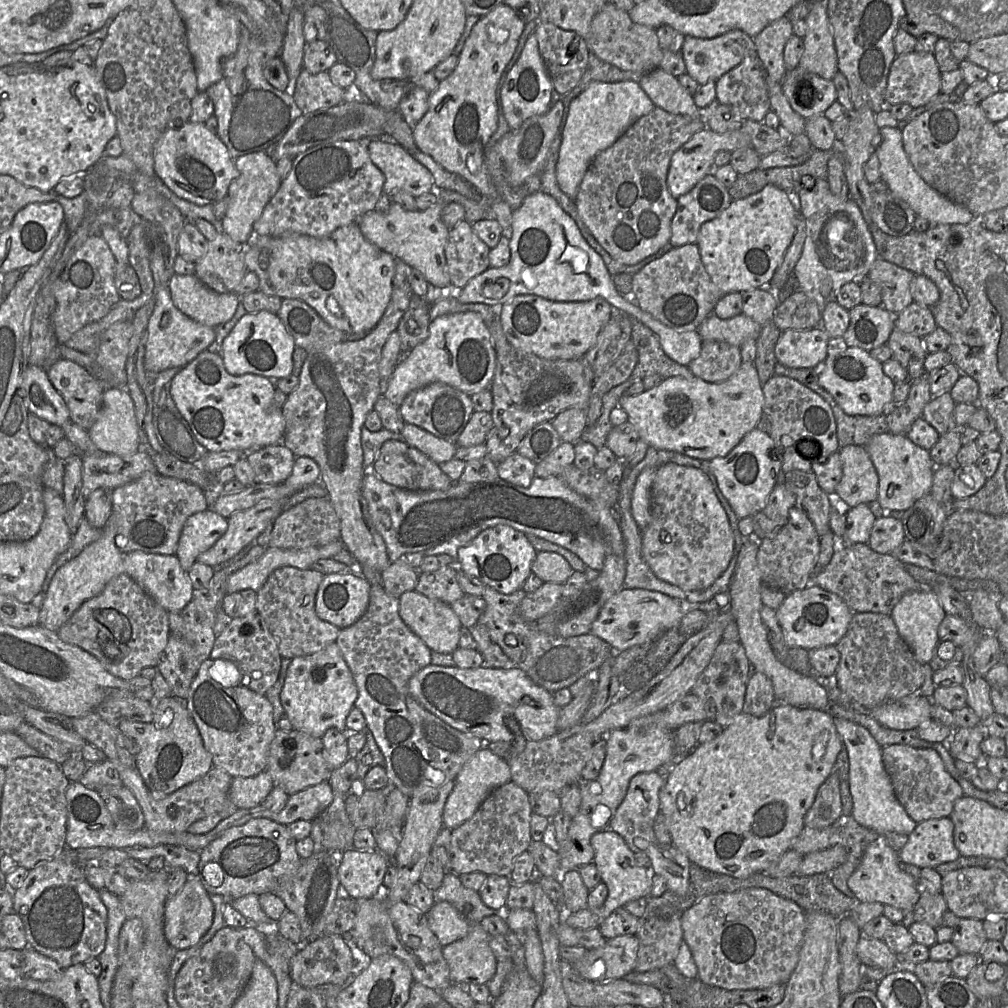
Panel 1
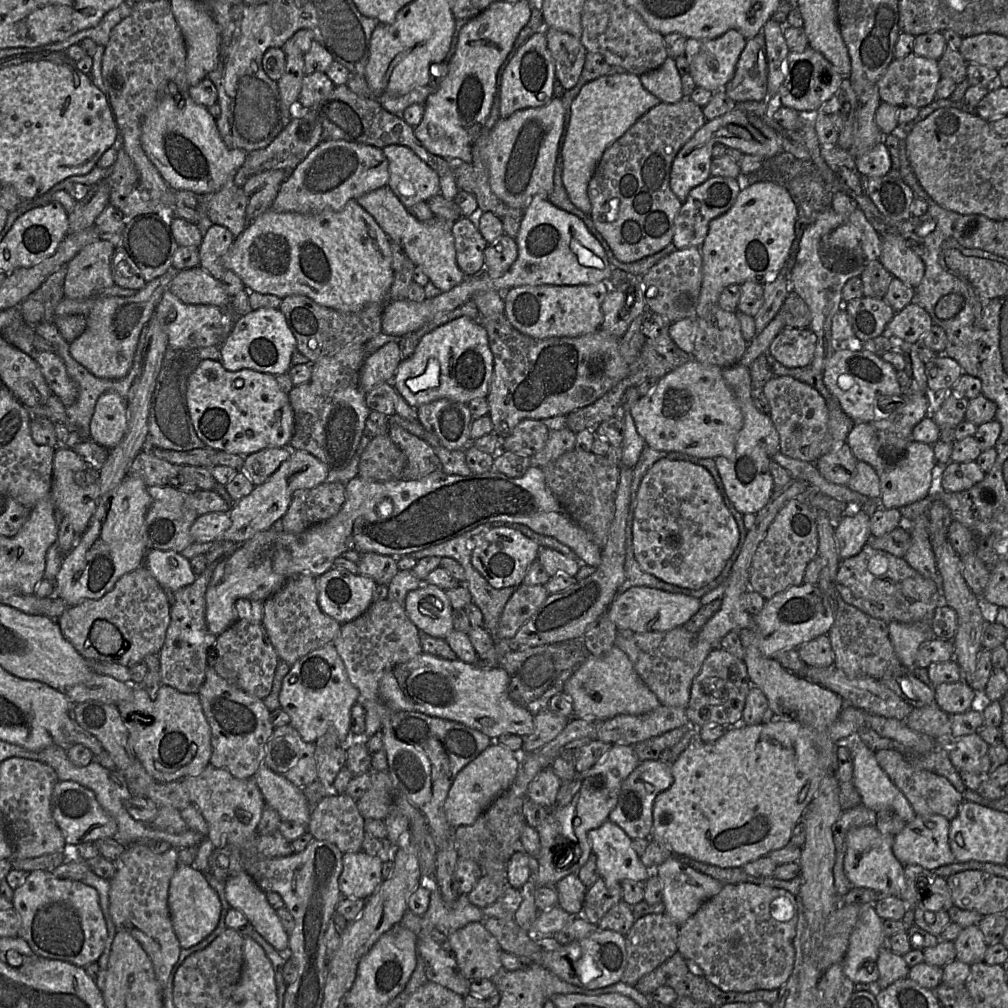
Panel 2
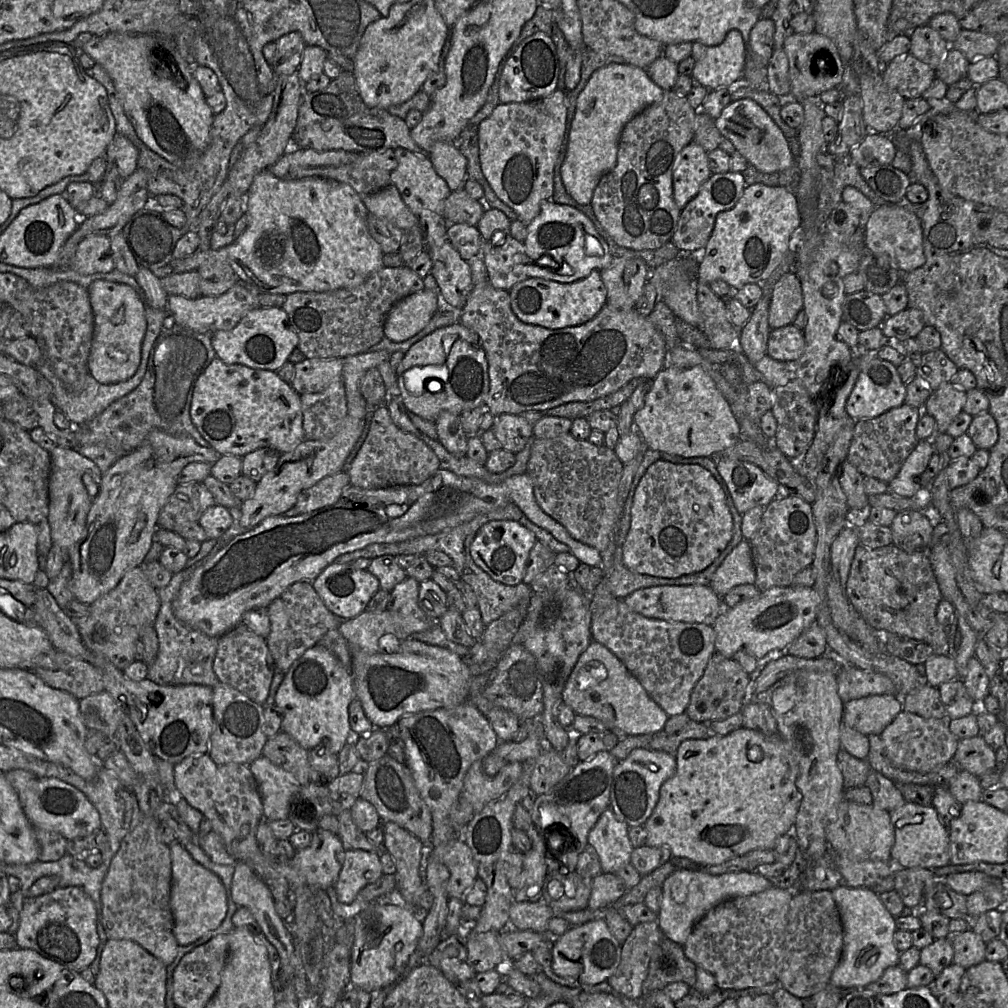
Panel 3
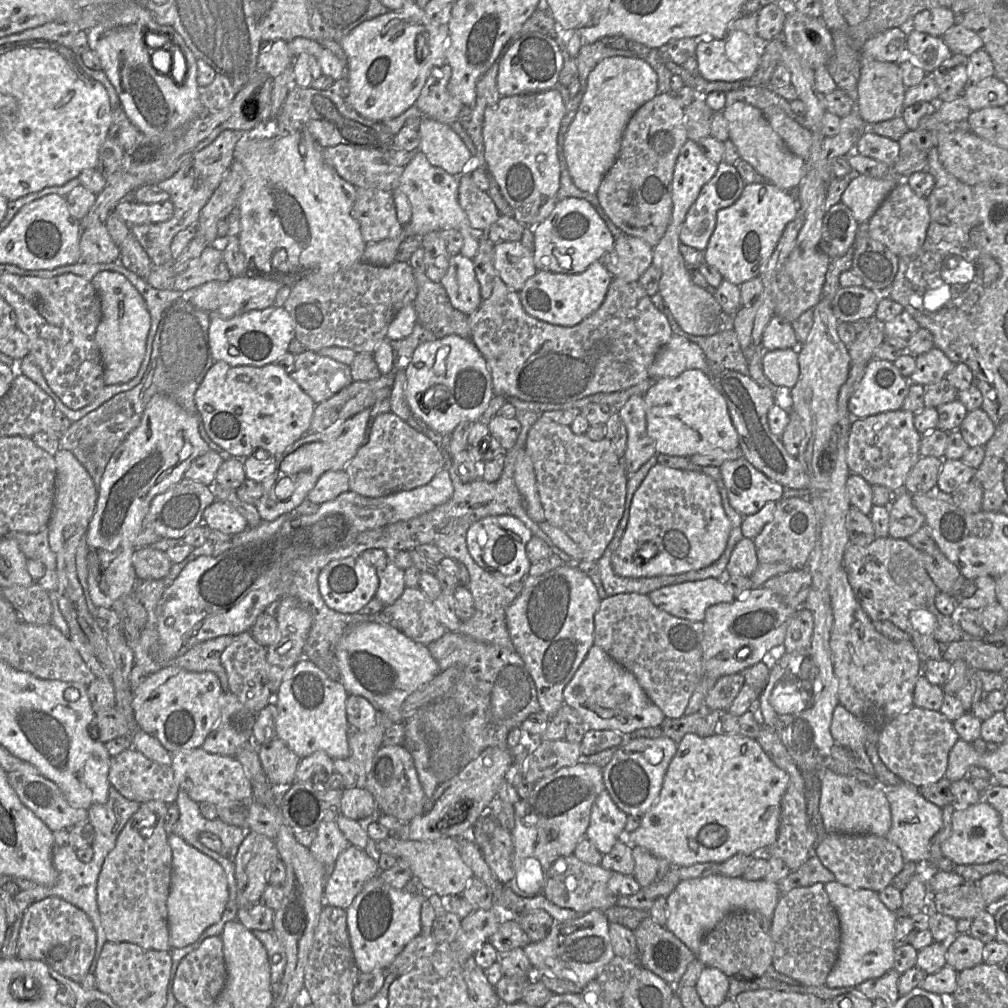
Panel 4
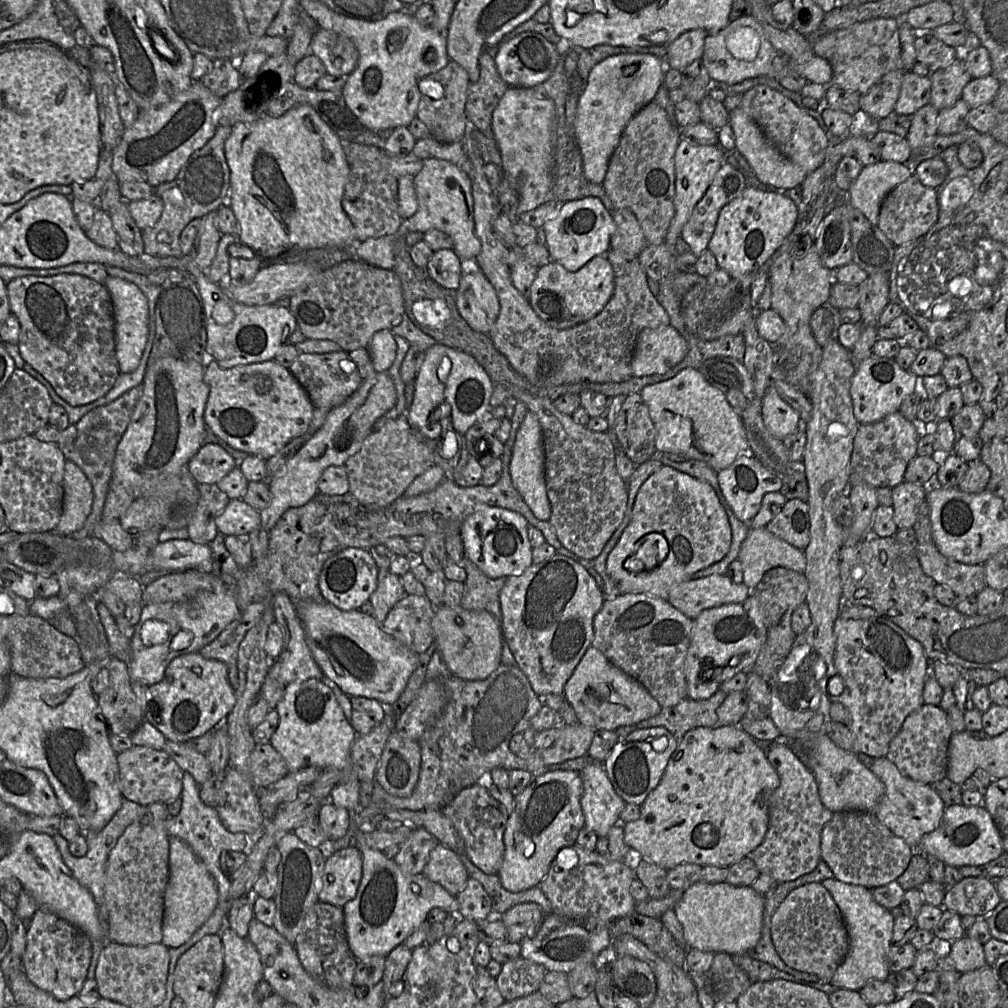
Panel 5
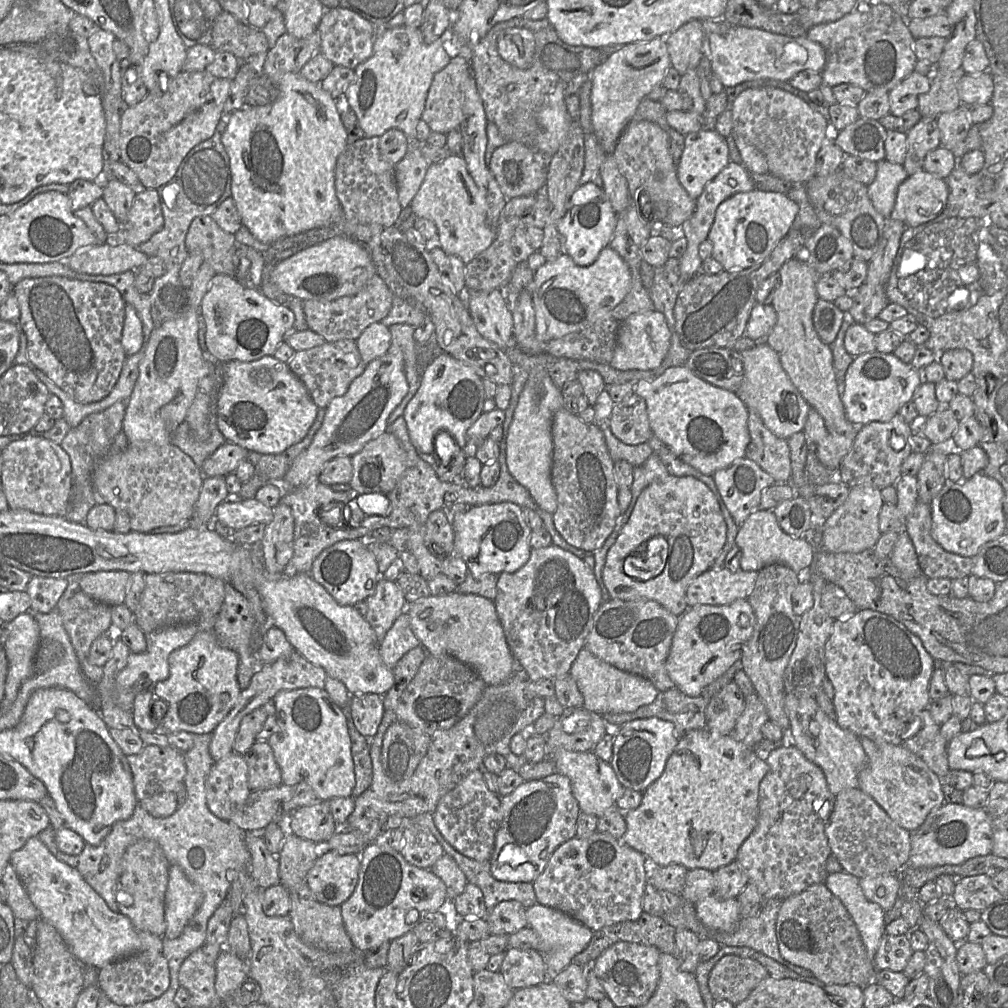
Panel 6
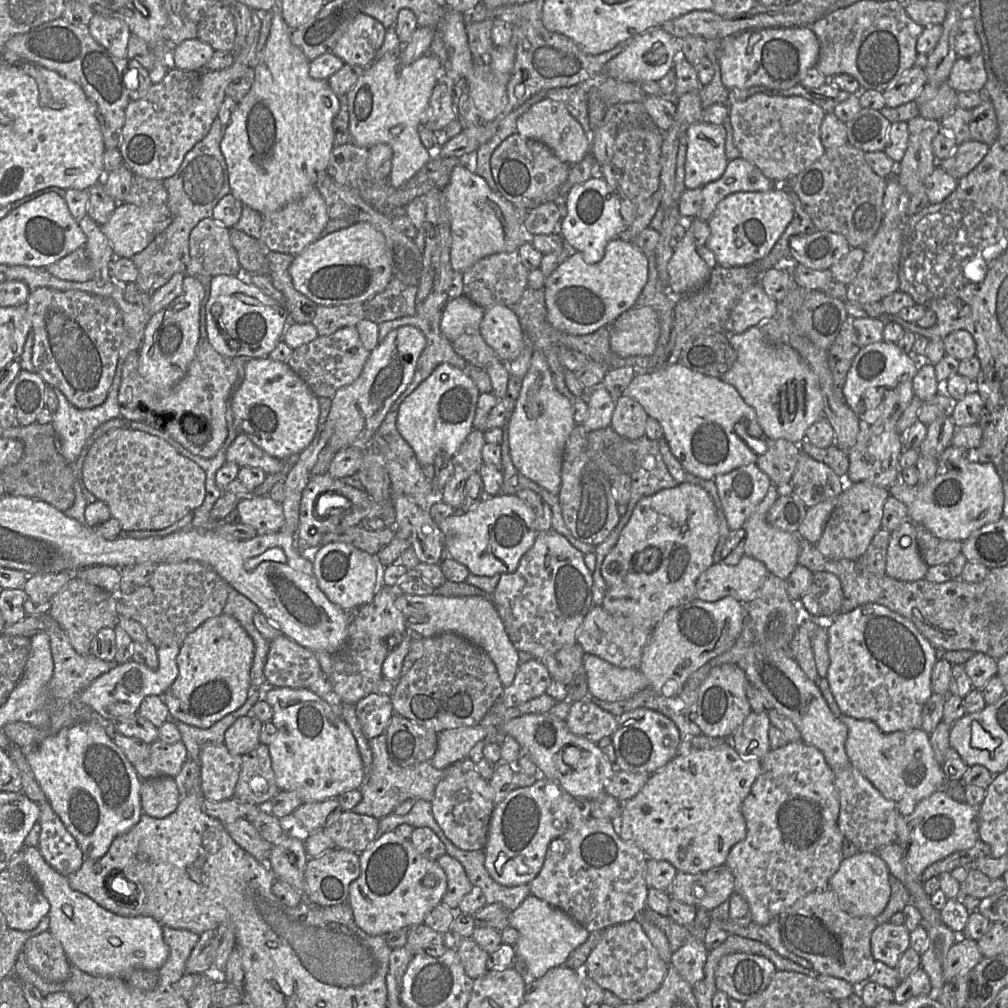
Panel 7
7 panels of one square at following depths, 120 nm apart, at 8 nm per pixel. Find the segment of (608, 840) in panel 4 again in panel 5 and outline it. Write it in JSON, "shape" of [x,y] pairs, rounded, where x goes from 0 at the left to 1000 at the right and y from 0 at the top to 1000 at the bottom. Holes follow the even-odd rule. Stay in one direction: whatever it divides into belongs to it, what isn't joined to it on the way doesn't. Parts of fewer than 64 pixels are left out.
{"shape":[[[586,756],[574,767],[578,776],[575,797],[580,819],[593,830],[599,830],[607,819],[615,815],[621,796],[610,786],[598,756]]]}

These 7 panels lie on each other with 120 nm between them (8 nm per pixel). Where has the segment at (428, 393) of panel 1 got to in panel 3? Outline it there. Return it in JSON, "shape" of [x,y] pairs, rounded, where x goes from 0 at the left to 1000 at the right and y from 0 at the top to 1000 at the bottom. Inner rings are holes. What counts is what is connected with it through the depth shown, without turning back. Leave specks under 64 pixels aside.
{"shape":[[[439,408],[431,420],[435,430],[435,438],[447,450],[451,452],[462,451],[465,434],[459,426],[457,412]]]}

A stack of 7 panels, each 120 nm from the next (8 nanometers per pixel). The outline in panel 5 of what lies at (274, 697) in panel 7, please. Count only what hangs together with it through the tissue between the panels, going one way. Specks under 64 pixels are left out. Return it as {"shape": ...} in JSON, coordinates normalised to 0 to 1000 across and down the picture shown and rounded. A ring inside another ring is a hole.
{"shape":[[[312,673],[290,677],[283,682],[282,689],[276,696],[274,704],[278,715],[269,730],[268,738],[283,753],[287,766],[311,760],[316,763],[331,761],[344,767],[343,775],[328,784],[326,795],[334,801],[353,805],[356,802],[357,776],[349,766],[347,751],[353,725],[343,713],[330,685],[319,675]]]}

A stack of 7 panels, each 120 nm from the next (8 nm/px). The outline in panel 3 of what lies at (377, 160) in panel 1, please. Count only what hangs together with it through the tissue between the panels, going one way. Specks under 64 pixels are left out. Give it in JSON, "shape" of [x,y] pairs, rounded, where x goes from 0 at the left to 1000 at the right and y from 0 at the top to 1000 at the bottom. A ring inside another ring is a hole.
{"shape":[[[402,147],[391,149],[395,164],[388,171],[392,184],[404,205],[416,214],[420,209],[439,212],[439,203],[448,191],[438,177],[426,156]]]}

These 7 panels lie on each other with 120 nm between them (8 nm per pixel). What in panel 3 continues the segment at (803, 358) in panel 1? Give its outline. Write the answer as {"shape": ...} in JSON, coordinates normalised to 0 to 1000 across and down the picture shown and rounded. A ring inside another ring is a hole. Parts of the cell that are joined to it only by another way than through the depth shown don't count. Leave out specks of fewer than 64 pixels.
{"shape":[[[786,321],[767,326],[763,330],[761,352],[768,357],[790,359],[798,346],[798,329]]]}

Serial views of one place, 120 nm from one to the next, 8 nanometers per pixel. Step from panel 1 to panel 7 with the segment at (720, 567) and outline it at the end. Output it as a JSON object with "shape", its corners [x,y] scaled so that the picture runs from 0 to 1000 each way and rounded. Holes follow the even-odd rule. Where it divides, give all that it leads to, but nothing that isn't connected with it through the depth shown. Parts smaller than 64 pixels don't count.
{"shape":[[[675,479],[668,484],[657,485],[635,495],[610,542],[597,559],[596,569],[601,579],[601,587],[596,601],[608,611],[624,613],[636,624],[648,625],[665,604],[690,593],[691,575],[708,559],[707,549],[712,537],[713,518],[710,503],[703,489],[696,483]],[[642,543],[651,543],[655,546],[654,560],[646,568],[631,567],[627,555]]]}

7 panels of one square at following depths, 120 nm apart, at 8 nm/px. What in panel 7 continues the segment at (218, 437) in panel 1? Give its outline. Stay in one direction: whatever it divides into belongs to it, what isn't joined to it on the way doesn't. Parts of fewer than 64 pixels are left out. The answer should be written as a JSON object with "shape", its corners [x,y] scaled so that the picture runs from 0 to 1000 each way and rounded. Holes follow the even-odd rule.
{"shape":[[[268,354],[251,355],[242,362],[242,376],[228,396],[231,424],[268,452],[284,456],[303,446],[314,429],[315,394],[286,363]]]}

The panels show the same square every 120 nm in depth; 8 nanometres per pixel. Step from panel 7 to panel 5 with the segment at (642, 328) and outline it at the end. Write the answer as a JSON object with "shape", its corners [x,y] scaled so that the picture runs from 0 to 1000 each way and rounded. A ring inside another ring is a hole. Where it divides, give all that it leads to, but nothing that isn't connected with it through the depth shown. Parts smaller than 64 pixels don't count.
{"shape":[[[666,322],[641,325],[632,334],[626,365],[629,374],[660,371],[683,349],[680,335]]]}

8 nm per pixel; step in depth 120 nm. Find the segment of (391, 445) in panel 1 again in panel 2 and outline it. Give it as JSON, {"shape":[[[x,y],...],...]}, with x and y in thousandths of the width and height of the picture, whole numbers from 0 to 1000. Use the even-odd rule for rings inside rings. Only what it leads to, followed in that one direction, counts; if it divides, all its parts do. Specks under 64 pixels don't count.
{"shape":[[[389,422],[386,425],[386,433],[404,454],[404,461],[399,468],[398,476],[413,476],[432,467],[438,467],[438,460],[431,444],[421,436],[396,422]]]}

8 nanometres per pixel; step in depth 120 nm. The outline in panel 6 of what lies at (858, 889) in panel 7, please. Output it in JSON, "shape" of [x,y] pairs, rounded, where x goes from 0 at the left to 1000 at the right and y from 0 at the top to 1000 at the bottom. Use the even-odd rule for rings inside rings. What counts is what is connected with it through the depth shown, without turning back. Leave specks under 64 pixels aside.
{"shape":[[[875,867],[853,872],[858,890],[871,897],[877,904],[883,903],[894,888],[894,873],[891,867]]]}

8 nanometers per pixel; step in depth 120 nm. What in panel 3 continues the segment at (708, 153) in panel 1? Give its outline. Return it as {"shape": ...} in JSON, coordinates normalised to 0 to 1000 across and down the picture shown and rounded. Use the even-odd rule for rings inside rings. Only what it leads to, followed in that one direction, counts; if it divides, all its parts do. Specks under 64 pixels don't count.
{"shape":[[[735,98],[725,100],[709,118],[714,132],[722,137],[748,166],[756,171],[779,169],[789,161],[782,139],[763,113],[749,100]],[[688,140],[673,153],[668,169],[668,192],[675,207],[690,194],[695,184],[706,174],[701,153],[702,151]]]}

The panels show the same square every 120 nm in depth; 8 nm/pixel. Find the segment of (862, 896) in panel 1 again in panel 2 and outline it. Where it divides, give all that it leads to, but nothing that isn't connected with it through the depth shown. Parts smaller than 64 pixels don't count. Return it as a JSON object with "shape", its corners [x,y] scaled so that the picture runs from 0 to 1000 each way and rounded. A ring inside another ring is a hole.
{"shape":[[[857,819],[847,821],[840,827],[837,863],[847,880],[862,881],[875,889],[891,889],[897,858],[886,846],[885,830],[873,826],[869,819]]]}

